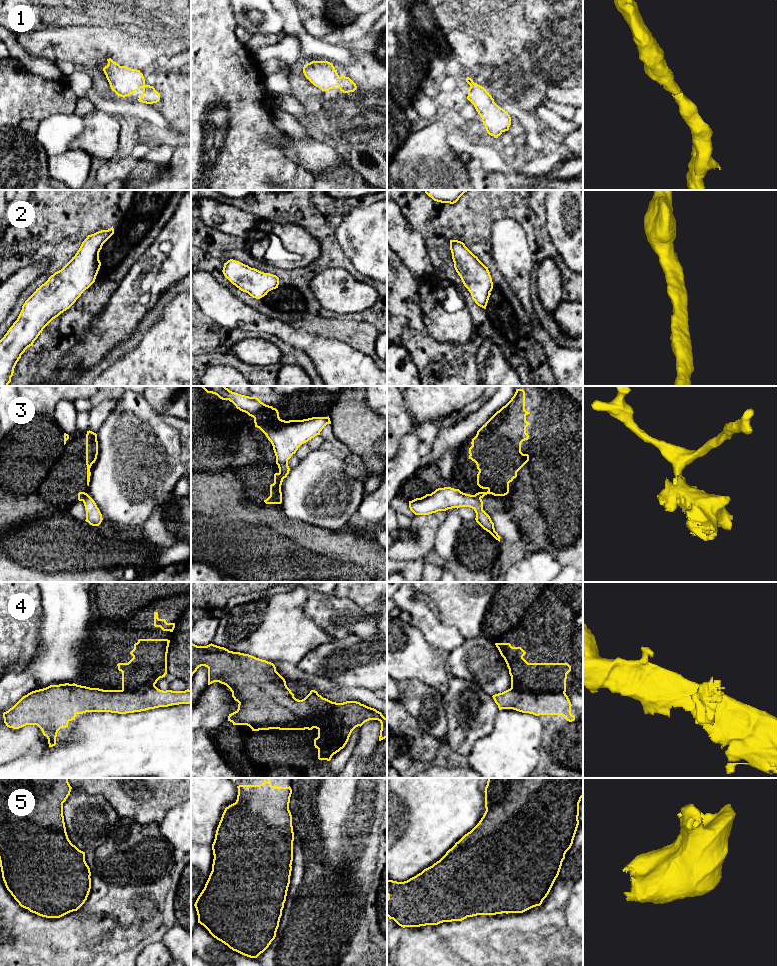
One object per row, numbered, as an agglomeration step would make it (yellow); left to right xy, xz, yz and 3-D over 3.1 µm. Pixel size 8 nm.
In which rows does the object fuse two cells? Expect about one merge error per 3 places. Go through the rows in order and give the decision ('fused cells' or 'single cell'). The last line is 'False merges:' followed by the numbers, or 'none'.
1: single cell
2: single cell
3: fused cells
4: fused cells
5: single cell
False merges: 3, 4

